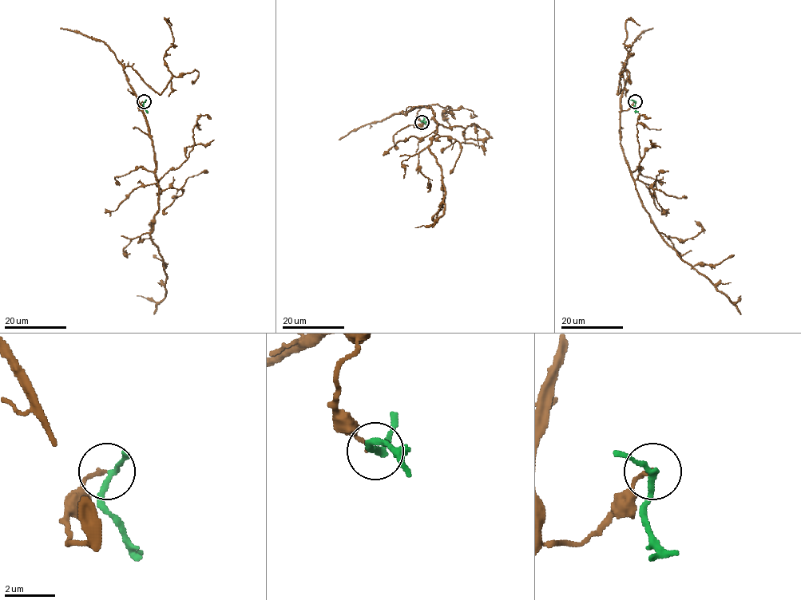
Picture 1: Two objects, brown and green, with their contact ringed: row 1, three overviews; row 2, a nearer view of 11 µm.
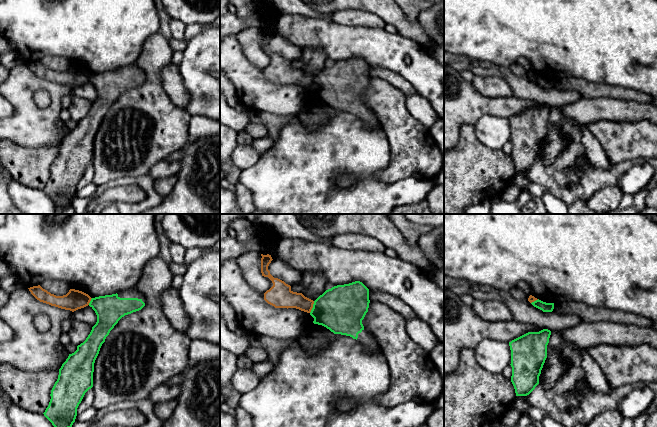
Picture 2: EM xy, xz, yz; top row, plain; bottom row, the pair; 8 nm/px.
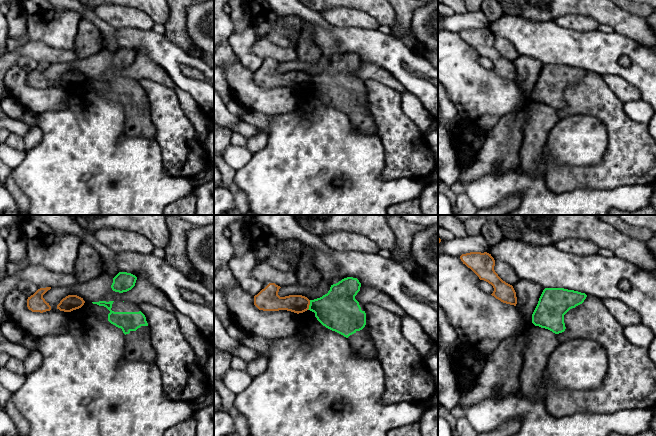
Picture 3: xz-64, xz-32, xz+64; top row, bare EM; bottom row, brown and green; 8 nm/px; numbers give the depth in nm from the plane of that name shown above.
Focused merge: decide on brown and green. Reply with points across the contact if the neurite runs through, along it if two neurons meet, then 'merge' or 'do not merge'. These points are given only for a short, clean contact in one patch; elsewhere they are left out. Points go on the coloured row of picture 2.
border xz (314, 301), (313, 307), (309, 312); do not merge

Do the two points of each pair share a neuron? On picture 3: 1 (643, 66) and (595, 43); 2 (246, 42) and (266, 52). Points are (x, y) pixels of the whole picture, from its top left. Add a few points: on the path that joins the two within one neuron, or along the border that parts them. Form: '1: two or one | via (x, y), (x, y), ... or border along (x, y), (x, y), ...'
1: one | via (633, 54), (625, 46), (607, 46)
2: two | border along (256, 41), (251, 52), (265, 62)

